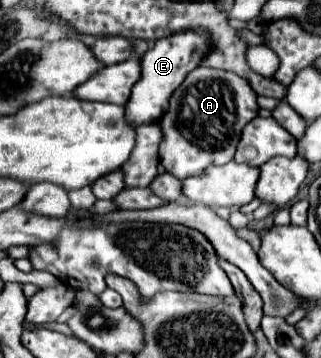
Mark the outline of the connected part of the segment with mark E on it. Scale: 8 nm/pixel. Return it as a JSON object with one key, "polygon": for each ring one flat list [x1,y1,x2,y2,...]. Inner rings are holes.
{"polygon":[[189,29,159,39,141,59,141,71,143,71,141,79,137,81,137,85,133,85,131,97,125,105,125,119,129,121,129,125,139,127,145,121,159,121,161,115,165,113,165,103,169,101,173,91,183,83,185,75,199,65,201,55,205,55,207,49,209,49,209,35,203,29]]}

